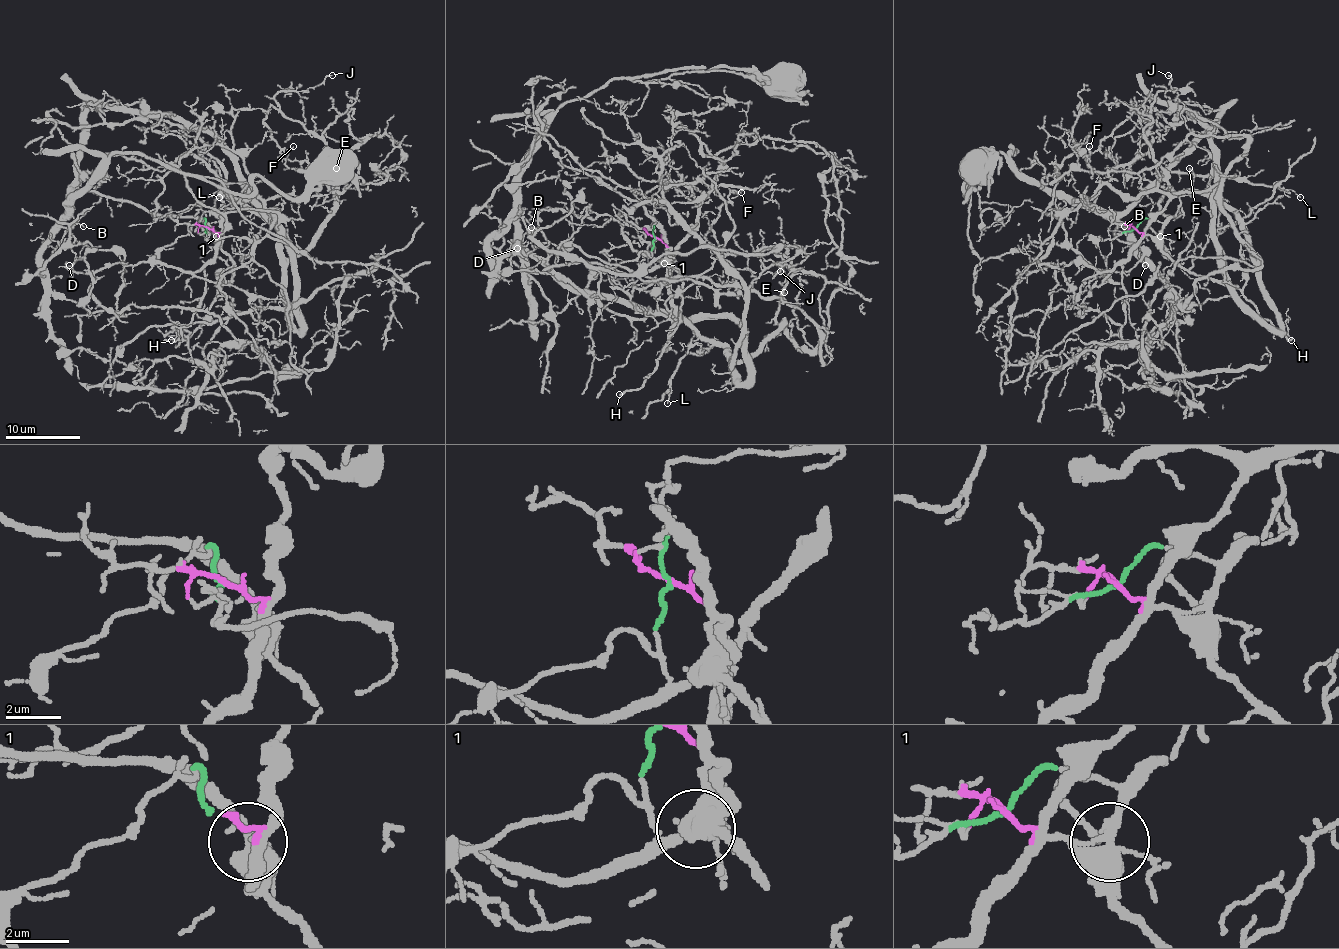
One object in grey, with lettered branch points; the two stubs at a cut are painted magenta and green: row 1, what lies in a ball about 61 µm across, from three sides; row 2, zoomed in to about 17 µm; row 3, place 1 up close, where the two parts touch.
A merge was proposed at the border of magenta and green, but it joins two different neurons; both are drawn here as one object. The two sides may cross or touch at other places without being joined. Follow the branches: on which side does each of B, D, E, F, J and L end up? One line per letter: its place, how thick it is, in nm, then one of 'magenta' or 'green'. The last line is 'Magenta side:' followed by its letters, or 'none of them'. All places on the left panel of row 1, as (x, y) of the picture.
B: (83, 226) | 100 nm | green
D: (69, 265) | 110 nm | green
E: (336, 168) | 130 nm | magenta
F: (293, 146) | 120 nm | magenta
J: (332, 75) | 160 nm | magenta
L: (219, 197) | 90 nm | magenta
Magenta side: E, F, J, L

